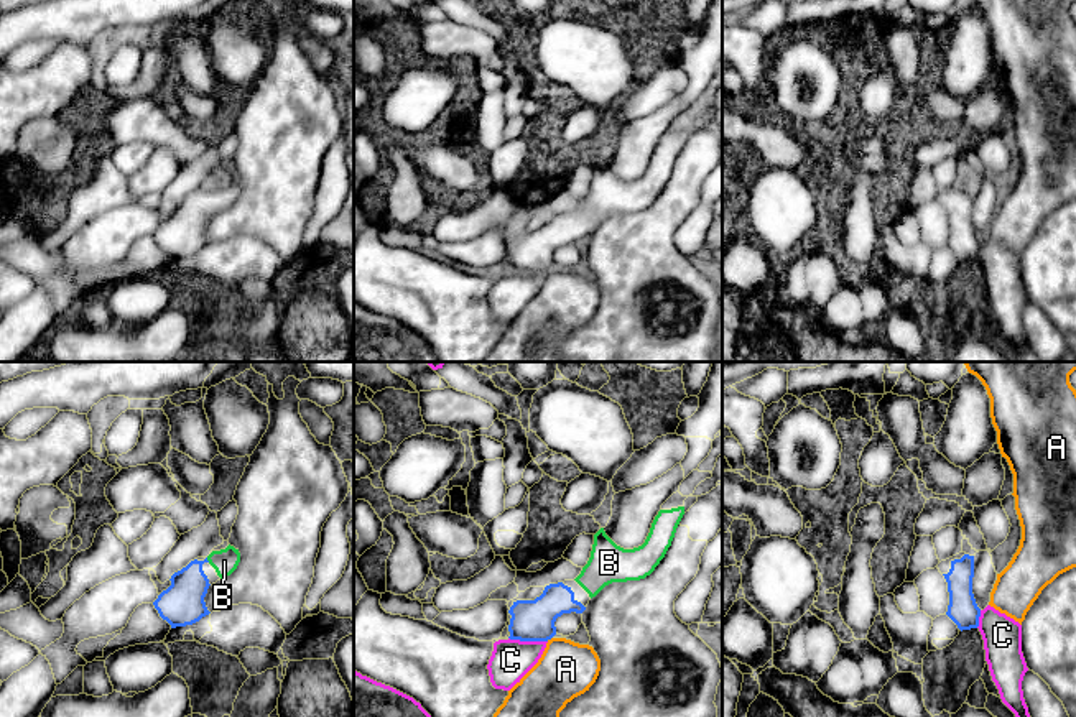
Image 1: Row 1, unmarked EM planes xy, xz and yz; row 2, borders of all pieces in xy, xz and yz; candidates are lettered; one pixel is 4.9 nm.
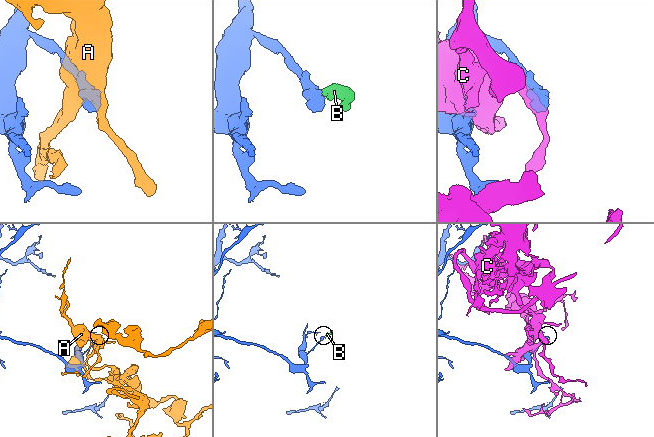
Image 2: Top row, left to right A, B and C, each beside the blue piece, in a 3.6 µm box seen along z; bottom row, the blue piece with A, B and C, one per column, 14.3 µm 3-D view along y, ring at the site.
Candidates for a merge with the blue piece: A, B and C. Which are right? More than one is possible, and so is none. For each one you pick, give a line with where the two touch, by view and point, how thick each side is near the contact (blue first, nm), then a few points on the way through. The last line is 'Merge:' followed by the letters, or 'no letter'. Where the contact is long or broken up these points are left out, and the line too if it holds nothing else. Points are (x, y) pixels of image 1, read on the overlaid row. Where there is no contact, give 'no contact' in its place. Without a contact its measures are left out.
B: xy (206, 559) | 220/120 nm | across xy (181, 604), (193, 573), (206, 559), (224, 561)
Merge: B

